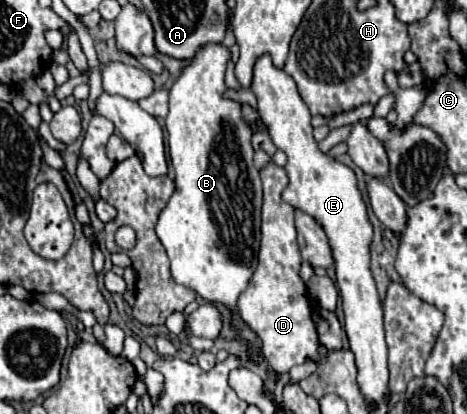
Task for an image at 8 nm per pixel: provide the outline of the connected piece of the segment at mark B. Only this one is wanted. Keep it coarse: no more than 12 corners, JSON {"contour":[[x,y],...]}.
{"contour":[[230,50],[170,88],[176,190],[156,234],[178,284],[236,308],[262,182]]}

